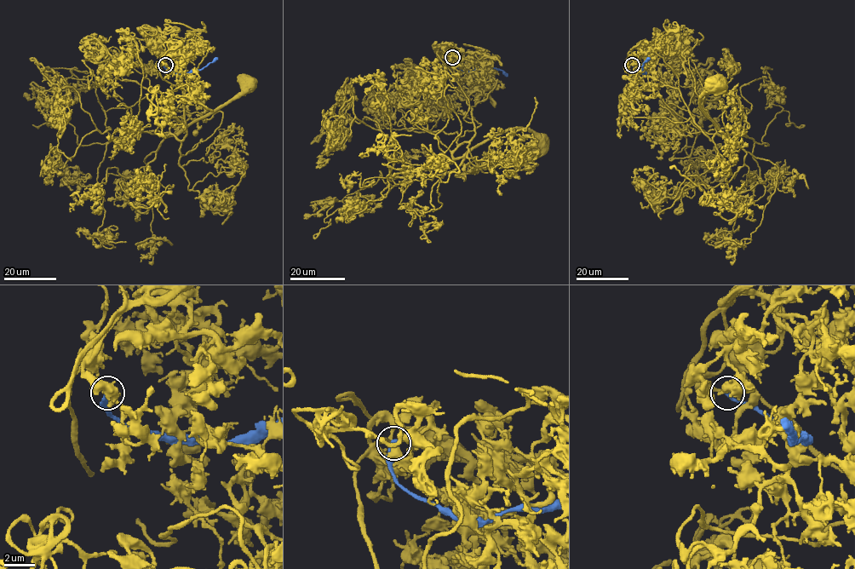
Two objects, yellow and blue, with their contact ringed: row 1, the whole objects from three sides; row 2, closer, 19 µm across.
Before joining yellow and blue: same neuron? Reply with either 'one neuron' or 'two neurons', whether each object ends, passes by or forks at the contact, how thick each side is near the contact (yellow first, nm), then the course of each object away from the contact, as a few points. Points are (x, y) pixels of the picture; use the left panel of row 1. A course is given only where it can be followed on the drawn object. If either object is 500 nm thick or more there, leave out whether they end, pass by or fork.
two neurons; yellow ends; blue ends; calibres 190 and 320 nm; course yellow (165, 65), (158, 63), (160, 75), (183, 97), (186, 135), (178, 140), (165, 136), (223, 106), (247, 83); course blue (165, 65), (166, 69), (174, 72), (188, 73), (201, 70), (218, 58)

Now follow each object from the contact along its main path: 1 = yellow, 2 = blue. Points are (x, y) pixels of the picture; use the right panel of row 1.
1: (632, 65), (679, 90), (711, 140), (727, 136), (700, 106), (715, 83)
2: (632, 65), (644, 73), (642, 65), (650, 58)

